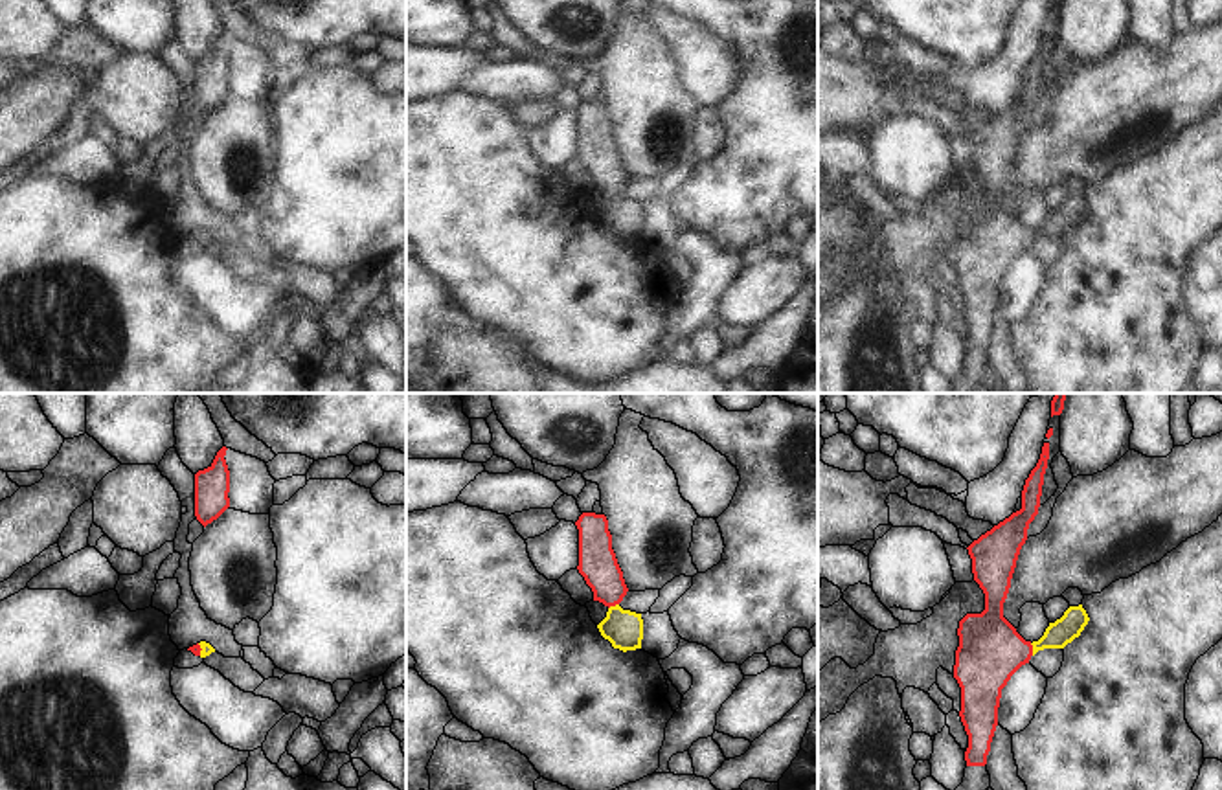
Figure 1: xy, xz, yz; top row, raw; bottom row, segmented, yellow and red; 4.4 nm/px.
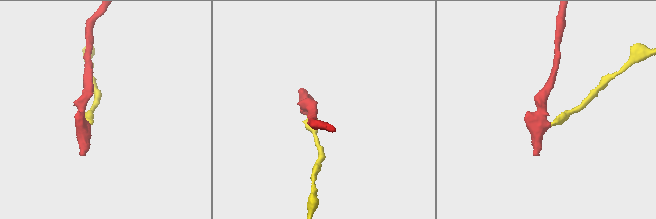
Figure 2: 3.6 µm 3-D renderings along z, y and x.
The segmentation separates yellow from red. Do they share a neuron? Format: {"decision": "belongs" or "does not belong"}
{"decision": "belongs"}

